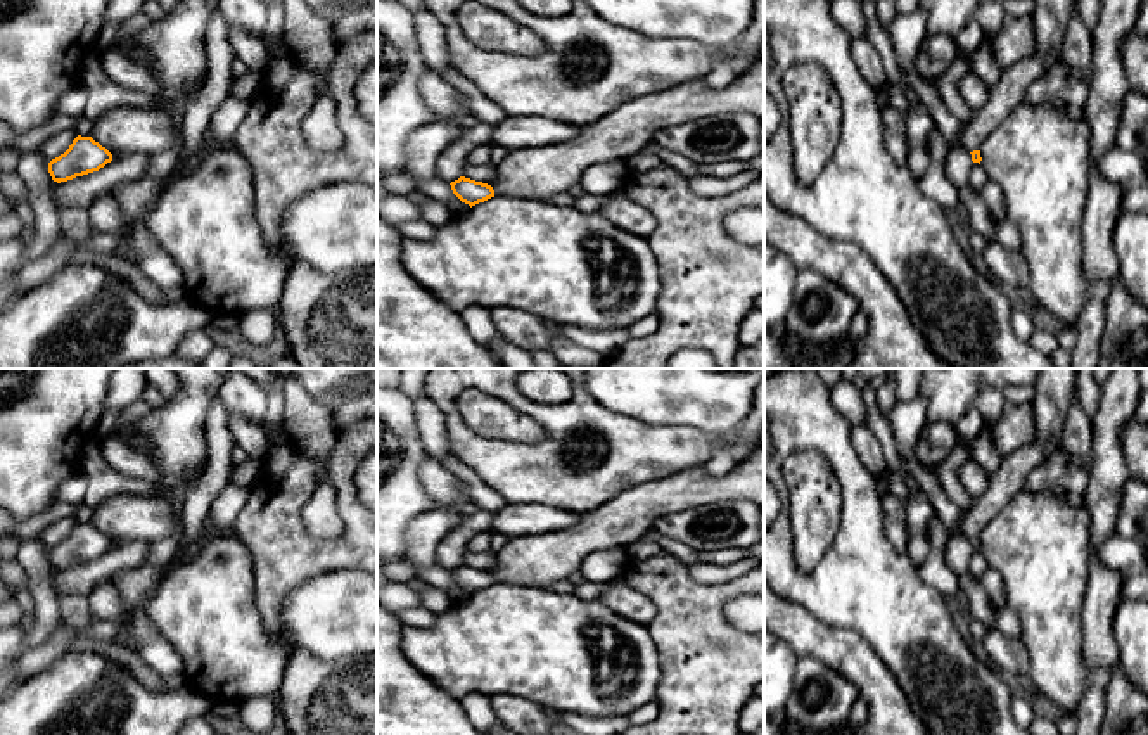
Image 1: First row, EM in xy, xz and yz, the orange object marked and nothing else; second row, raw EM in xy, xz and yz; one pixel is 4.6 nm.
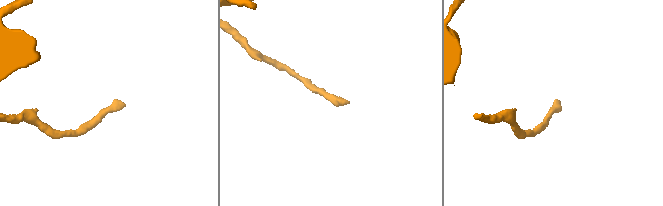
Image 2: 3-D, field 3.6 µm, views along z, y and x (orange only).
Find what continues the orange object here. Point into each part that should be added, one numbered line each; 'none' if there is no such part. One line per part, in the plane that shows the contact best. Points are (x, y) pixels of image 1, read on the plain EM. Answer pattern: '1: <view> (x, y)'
none

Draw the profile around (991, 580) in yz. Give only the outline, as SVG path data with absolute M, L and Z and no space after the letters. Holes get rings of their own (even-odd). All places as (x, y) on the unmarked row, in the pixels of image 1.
M989 567L982 574L980 583L985 588L996 609L1006 607L1006 586L1001 574L996 569Z

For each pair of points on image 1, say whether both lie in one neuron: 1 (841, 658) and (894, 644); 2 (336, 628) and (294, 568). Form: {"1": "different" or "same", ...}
{"1": "different", "2": "different"}

